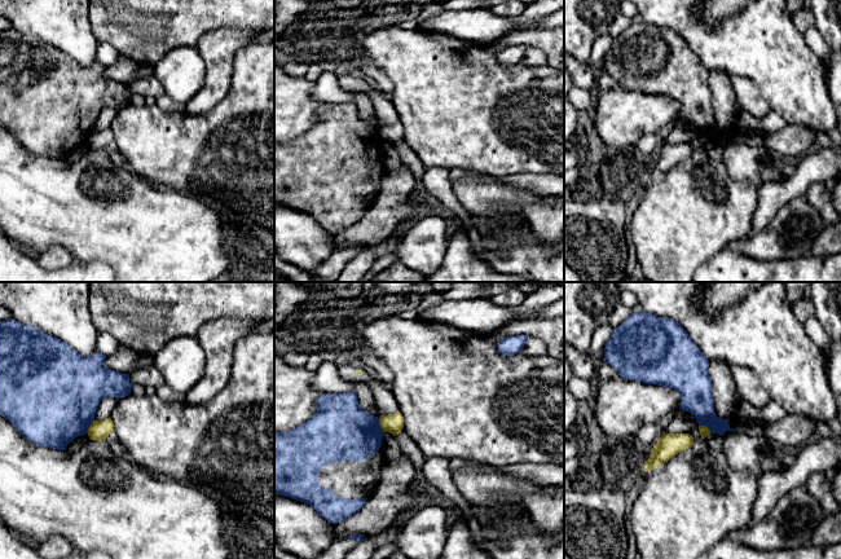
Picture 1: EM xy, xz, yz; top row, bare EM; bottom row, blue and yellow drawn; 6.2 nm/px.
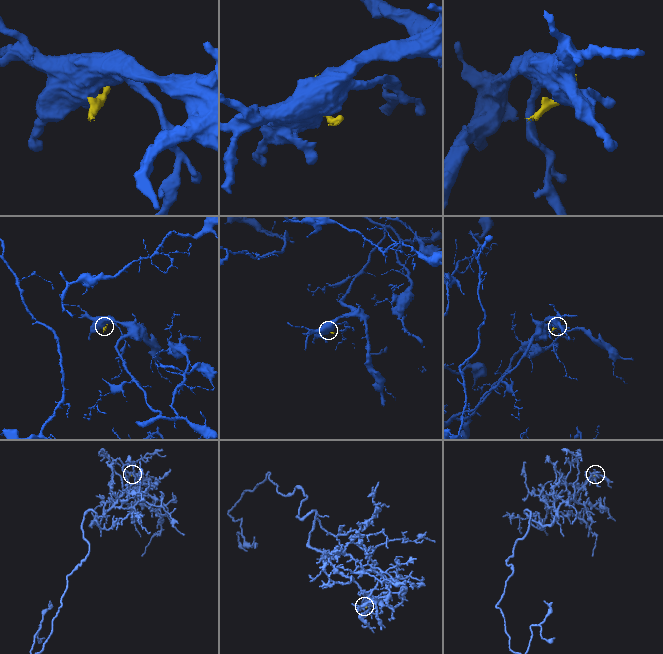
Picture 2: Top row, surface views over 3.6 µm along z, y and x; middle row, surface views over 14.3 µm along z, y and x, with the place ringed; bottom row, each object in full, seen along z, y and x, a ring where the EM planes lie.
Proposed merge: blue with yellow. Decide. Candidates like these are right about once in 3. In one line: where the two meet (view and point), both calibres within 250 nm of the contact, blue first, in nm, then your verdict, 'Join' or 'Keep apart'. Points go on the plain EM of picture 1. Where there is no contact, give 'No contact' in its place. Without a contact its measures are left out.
Touches blue at xz (379, 136). Thickness 380 nm (blue) against 120 nm. Keep apart

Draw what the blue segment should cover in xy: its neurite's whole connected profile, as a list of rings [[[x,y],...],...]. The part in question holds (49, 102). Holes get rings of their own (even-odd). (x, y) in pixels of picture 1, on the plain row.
[[[13,28],[0,31],[0,126],[32,154],[65,160],[75,148],[88,144],[102,109],[131,105],[133,93],[129,92],[129,84],[109,79],[105,69],[106,65],[98,61],[82,66],[61,49],[35,36],[22,35]]]

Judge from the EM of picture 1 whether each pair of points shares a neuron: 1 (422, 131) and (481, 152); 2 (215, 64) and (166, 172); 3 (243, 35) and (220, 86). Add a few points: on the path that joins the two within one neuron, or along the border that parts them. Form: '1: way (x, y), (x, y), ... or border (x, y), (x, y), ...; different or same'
1: way (436, 131), (461, 131), (467, 137); same
2: border (219, 101), (198, 114), (188, 114), (185, 111); different
3: way (230, 48), (220, 58), (220, 73); same

